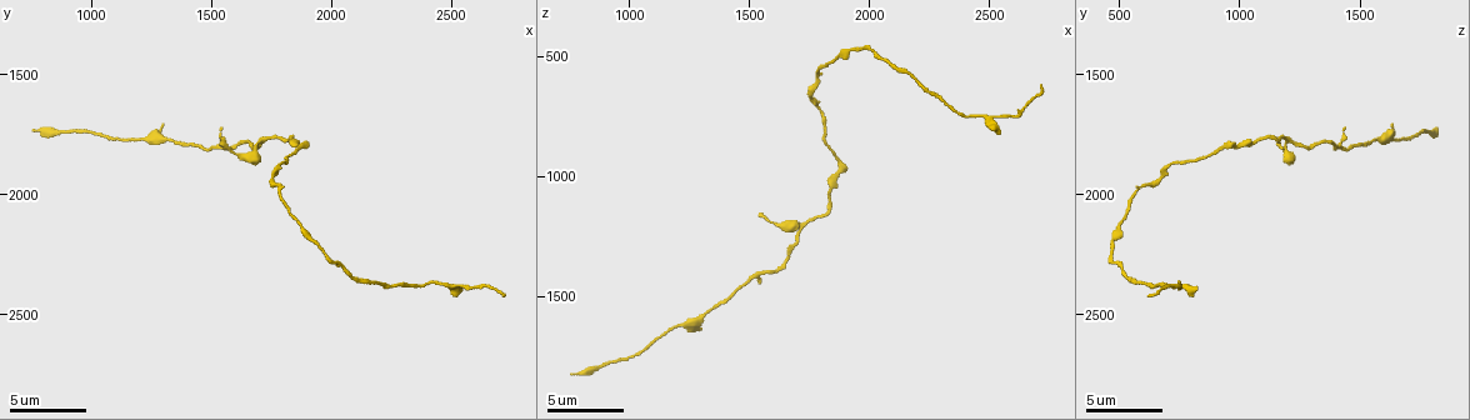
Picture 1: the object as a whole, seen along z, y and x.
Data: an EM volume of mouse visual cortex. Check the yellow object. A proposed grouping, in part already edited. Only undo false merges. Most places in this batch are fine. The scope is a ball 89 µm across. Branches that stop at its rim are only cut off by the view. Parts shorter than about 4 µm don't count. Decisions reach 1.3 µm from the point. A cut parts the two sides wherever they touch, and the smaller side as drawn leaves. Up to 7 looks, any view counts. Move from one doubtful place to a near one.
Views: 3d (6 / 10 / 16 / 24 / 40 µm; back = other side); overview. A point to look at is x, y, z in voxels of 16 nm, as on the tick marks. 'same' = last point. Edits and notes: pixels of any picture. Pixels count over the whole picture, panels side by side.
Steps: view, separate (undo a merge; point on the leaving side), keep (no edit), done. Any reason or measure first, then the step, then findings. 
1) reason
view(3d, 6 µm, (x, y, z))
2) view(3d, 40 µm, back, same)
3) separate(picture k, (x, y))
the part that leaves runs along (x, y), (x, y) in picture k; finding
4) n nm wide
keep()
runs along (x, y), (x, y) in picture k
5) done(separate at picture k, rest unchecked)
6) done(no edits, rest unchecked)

side arm on a straight run
view(3d, 10 µm, (1510, 1800, 1400))

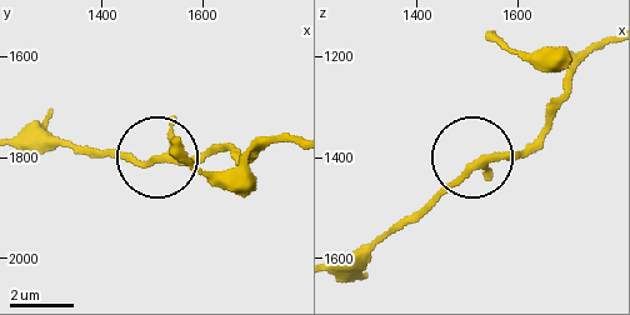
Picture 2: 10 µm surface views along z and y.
keep()
runs along (609, 40), (529, 141), (464, 166), (403, 228) in picture 2; one neuron here

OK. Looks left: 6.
calibre changes
view(3d, 10 µm, (1210, 1770, 1620))

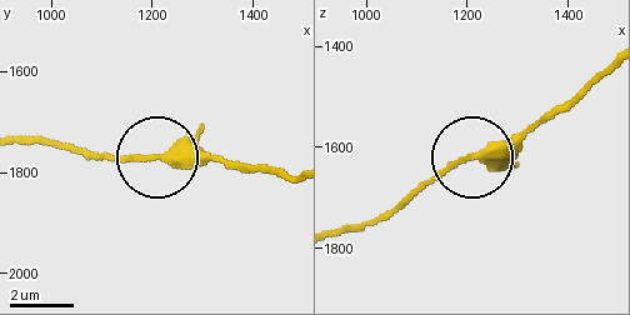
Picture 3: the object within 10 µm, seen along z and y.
view(3d, 10 µm, back, (1215, 1770, 1620))

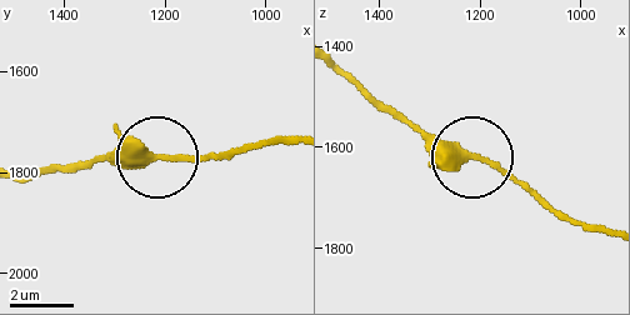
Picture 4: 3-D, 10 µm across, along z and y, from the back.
keep()
runs along (339, 64), (371, 95), (469, 158), (493, 163), (554, 214) in picture 4; continuous, no second neuron

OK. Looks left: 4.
calibre changes
view(3d, 16 µm, (1790, 1870, 730))

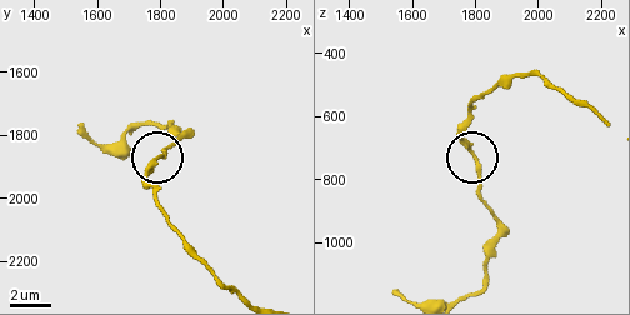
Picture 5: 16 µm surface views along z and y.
keep()
runs along (483, 200), (480, 168), (461, 136), (459, 124) in picture 5; all the same neuron

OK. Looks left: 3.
done(no edits, rest unchecked)

